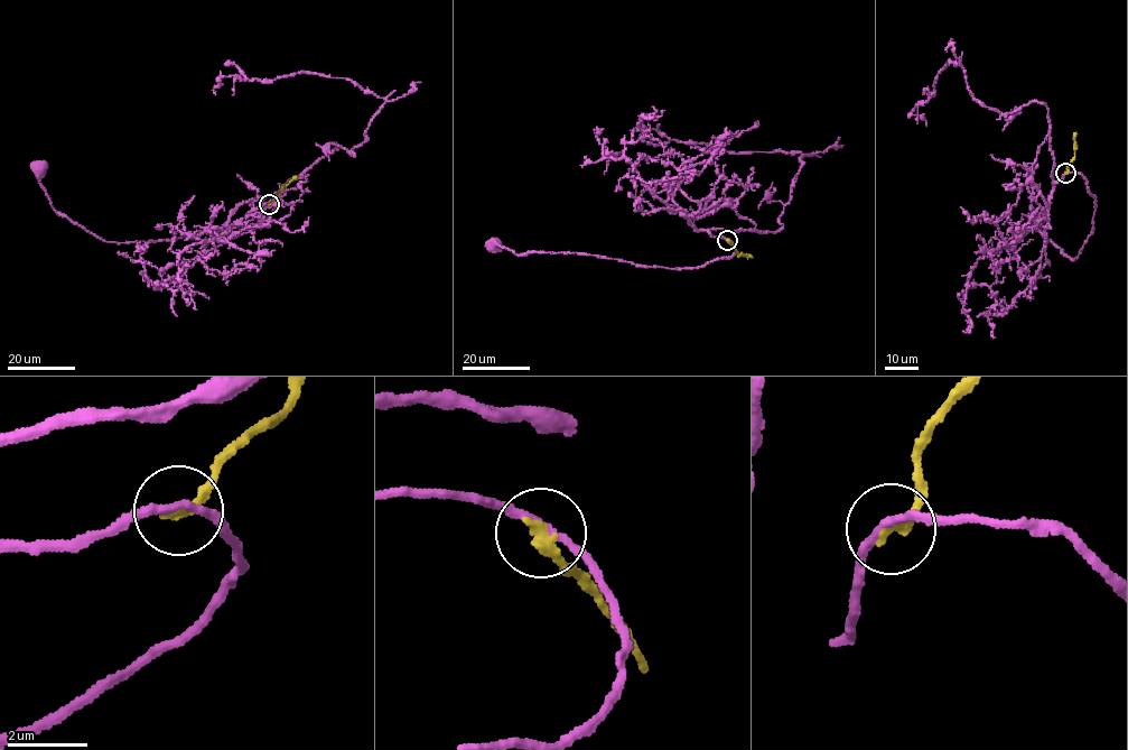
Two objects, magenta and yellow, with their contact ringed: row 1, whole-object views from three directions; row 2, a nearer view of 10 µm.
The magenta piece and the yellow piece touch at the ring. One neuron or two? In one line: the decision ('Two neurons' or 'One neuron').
Two neurons

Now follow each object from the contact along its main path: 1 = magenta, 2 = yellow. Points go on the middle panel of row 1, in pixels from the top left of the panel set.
1: (727, 239), (734, 253), (693, 268), (641, 265), (568, 252), (519, 256), (496, 240), (495, 243)
2: (727, 240), (737, 252), (752, 257)

